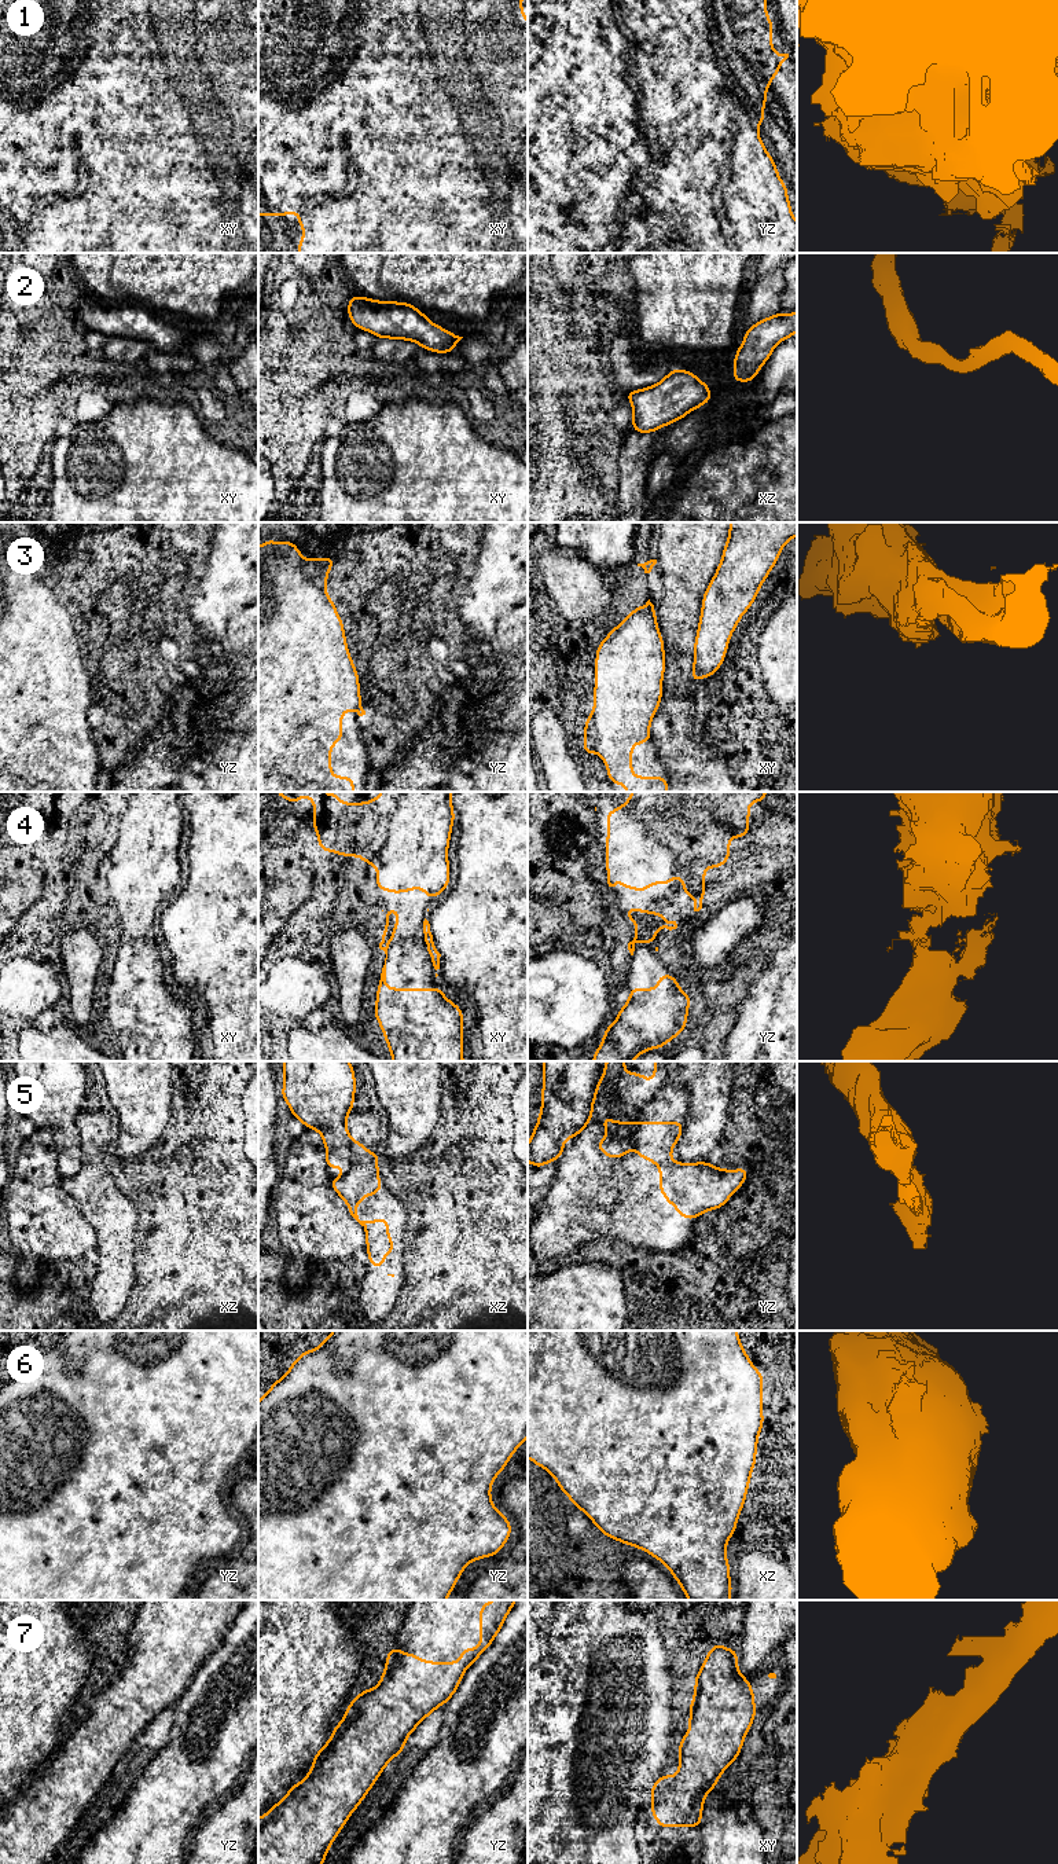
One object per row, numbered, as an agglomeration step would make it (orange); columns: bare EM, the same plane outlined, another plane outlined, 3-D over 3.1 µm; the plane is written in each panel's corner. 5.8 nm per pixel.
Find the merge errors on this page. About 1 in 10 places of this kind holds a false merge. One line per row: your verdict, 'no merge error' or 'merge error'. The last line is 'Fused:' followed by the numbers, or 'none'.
1: no merge error
2: no merge error
3: no merge error
4: no merge error
5: merge error
6: no merge error
7: no merge error
Fused: 5

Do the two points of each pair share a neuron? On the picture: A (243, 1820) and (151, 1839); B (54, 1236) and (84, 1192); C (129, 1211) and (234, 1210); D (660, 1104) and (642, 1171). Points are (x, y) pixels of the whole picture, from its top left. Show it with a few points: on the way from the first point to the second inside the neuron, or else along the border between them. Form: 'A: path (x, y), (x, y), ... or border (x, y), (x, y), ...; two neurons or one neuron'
A: border (205, 1816), (193, 1833); two neurons
B: border (61, 1180), (61, 1186), (87, 1219); two neurons
C: border (117, 1185), (136, 1208), (136, 1244); two neurons
D: path (660, 1121), (650, 1155); one neuron

